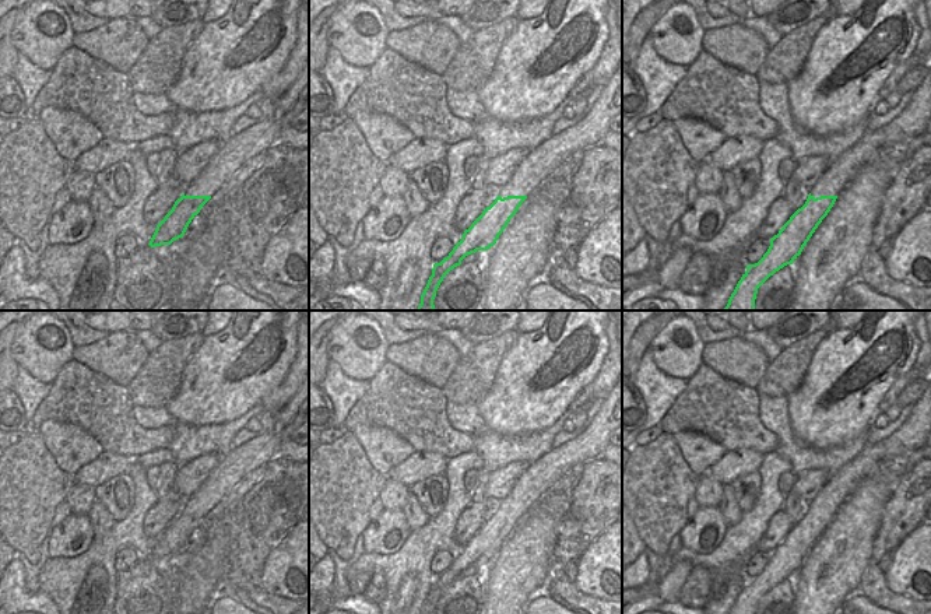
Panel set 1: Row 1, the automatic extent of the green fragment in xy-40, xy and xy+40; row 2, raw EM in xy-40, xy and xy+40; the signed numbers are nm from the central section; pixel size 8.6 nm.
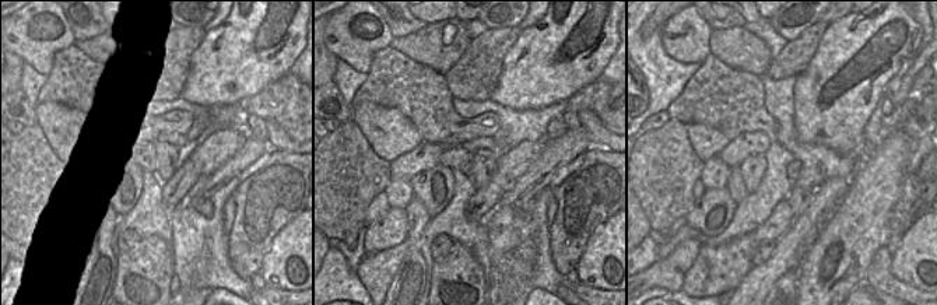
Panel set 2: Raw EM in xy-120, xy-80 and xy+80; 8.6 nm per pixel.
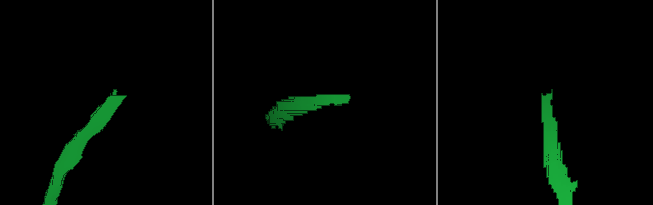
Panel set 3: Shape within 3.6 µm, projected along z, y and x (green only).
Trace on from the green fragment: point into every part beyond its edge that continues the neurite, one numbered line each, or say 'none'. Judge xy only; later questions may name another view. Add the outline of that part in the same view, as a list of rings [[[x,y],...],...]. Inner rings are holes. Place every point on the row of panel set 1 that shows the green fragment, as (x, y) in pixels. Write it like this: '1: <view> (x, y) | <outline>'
1: xy (558, 148) | [[[622,62],[614,76],[601,88],[601,92],[575,126],[549,136],[548,140],[533,148],[520,162],[509,182],[500,187],[499,196],[530,196],[552,171],[559,168],[572,155],[580,155],[591,145],[601,145],[612,119],[622,112]]]

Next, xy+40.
1: xy+40 (912, 122) | [[[931,69],[906,109],[889,124],[863,136],[854,145],[846,150],[811,187],[811,196],[840,196],[846,185],[868,164],[885,145],[897,145],[925,133],[931,116]]]

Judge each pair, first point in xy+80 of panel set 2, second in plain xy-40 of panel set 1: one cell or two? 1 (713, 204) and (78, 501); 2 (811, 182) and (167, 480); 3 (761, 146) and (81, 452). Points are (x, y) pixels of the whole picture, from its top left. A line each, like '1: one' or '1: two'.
1: two
2: two
3: two

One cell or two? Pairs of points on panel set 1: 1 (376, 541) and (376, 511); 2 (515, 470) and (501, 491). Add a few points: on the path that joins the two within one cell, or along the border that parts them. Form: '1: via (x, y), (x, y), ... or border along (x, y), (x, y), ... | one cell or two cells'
1: border along (385, 509), (371, 522) | two cells
2: via (509, 476), (501, 486) | one cell

